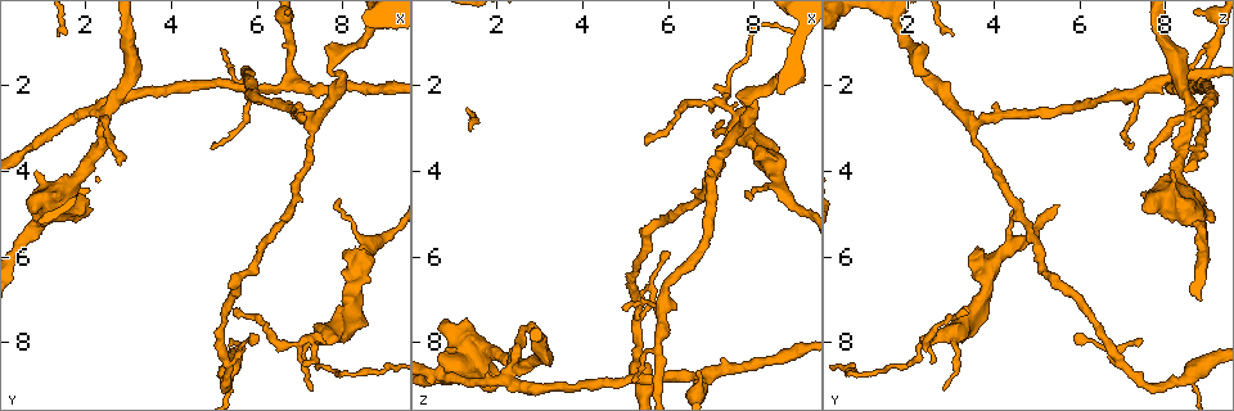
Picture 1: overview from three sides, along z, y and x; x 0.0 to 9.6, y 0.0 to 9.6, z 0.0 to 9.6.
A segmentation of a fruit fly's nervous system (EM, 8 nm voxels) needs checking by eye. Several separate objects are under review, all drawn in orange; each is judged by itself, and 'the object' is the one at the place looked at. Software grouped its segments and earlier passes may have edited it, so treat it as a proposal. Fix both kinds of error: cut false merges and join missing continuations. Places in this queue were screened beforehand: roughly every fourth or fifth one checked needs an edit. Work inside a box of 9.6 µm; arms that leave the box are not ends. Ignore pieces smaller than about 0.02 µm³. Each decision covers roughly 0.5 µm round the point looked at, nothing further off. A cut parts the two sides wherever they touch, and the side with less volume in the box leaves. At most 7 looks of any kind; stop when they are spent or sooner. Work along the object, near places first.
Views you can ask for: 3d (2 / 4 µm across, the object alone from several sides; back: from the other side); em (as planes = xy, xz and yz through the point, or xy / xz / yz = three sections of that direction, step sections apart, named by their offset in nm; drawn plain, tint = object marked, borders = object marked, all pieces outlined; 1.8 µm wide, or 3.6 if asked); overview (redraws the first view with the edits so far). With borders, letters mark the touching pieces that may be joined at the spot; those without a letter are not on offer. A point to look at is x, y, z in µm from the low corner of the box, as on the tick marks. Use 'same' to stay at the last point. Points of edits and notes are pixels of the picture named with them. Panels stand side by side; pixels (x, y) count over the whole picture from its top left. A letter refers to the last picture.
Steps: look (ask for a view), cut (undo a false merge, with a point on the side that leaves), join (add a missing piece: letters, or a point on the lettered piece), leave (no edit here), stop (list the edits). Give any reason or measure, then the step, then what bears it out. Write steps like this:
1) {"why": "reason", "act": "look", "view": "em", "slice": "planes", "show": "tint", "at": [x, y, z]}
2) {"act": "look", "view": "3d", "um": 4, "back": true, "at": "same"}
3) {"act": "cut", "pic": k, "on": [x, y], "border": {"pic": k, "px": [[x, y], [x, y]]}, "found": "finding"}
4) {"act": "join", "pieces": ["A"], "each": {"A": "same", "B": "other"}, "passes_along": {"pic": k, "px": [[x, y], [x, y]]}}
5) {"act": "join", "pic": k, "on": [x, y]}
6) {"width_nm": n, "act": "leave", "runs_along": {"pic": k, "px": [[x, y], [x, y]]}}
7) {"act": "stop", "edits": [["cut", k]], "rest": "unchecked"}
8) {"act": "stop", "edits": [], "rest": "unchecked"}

{"act": "look", "view": "em", "slice": "yz", "step": 4, "show": "tint", "at": [2.30, 2.55, 8.85]}

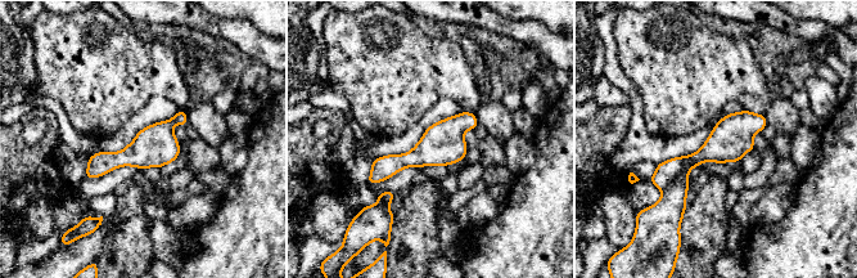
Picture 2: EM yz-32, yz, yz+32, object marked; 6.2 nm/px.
{"act": "look", "view": "em", "slice": "yz", "step": 4, "show": "borders", "at": "same"}

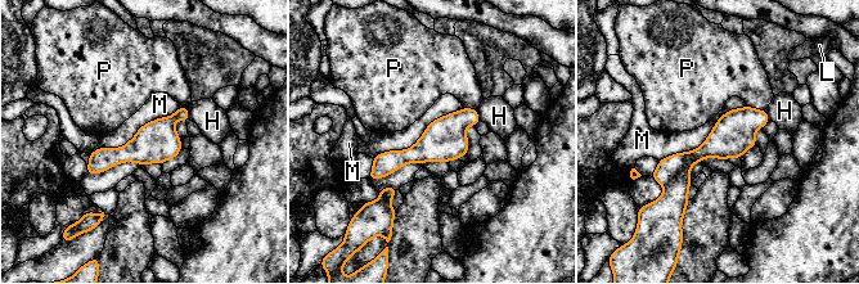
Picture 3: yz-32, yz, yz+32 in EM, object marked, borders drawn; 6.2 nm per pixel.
{"longest_contact_nm": ["M", 650], "act": "cut", "pic": 3, "on": [670, 207], "each": {"H": "other", "L": "other", "M": "other", "P": "other"}, "border": {"pic": 3, "px": [[686, 152], [686, 163], [662, 185]]}, "found": "a second neuron is stuck on"}

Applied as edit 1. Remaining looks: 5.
{"why": "see it whole again", "act": "look", "view": "overview"}

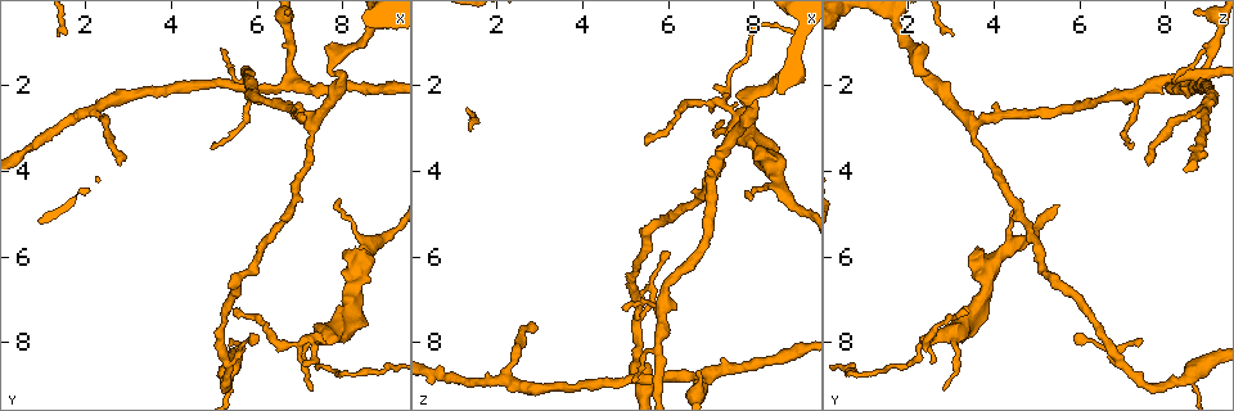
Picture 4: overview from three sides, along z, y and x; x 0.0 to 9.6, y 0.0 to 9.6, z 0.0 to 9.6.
{"why": "looks like a crossing", "act": "look", "view": "em", "slice": "yz", "step": 8, "show": "borders", "at": [5.70, 1.90, 8.80]}

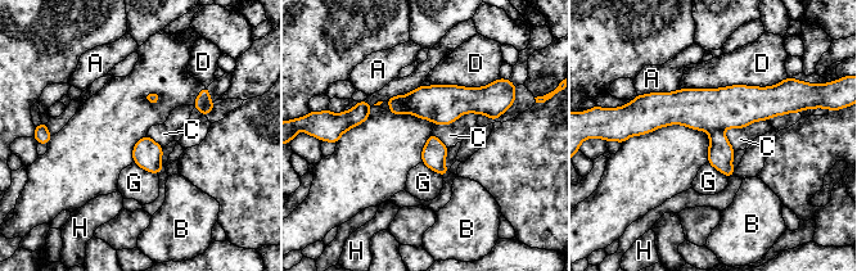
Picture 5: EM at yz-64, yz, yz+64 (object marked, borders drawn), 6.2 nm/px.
{"width_nm": 160, "longest_contact_nm": ["D", 550], "act": "cut", "pic": 5, "on": [721, 153], "each": {"A": "other", "B": "other", "C": "other", "D": "other", "G": "other", "H": "other"}, "found": "two neurons meet here"}

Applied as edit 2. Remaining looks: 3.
{"act": "stop", "edits": [["cut", 3], ["cut", 5]], "rest": "unchecked"}

